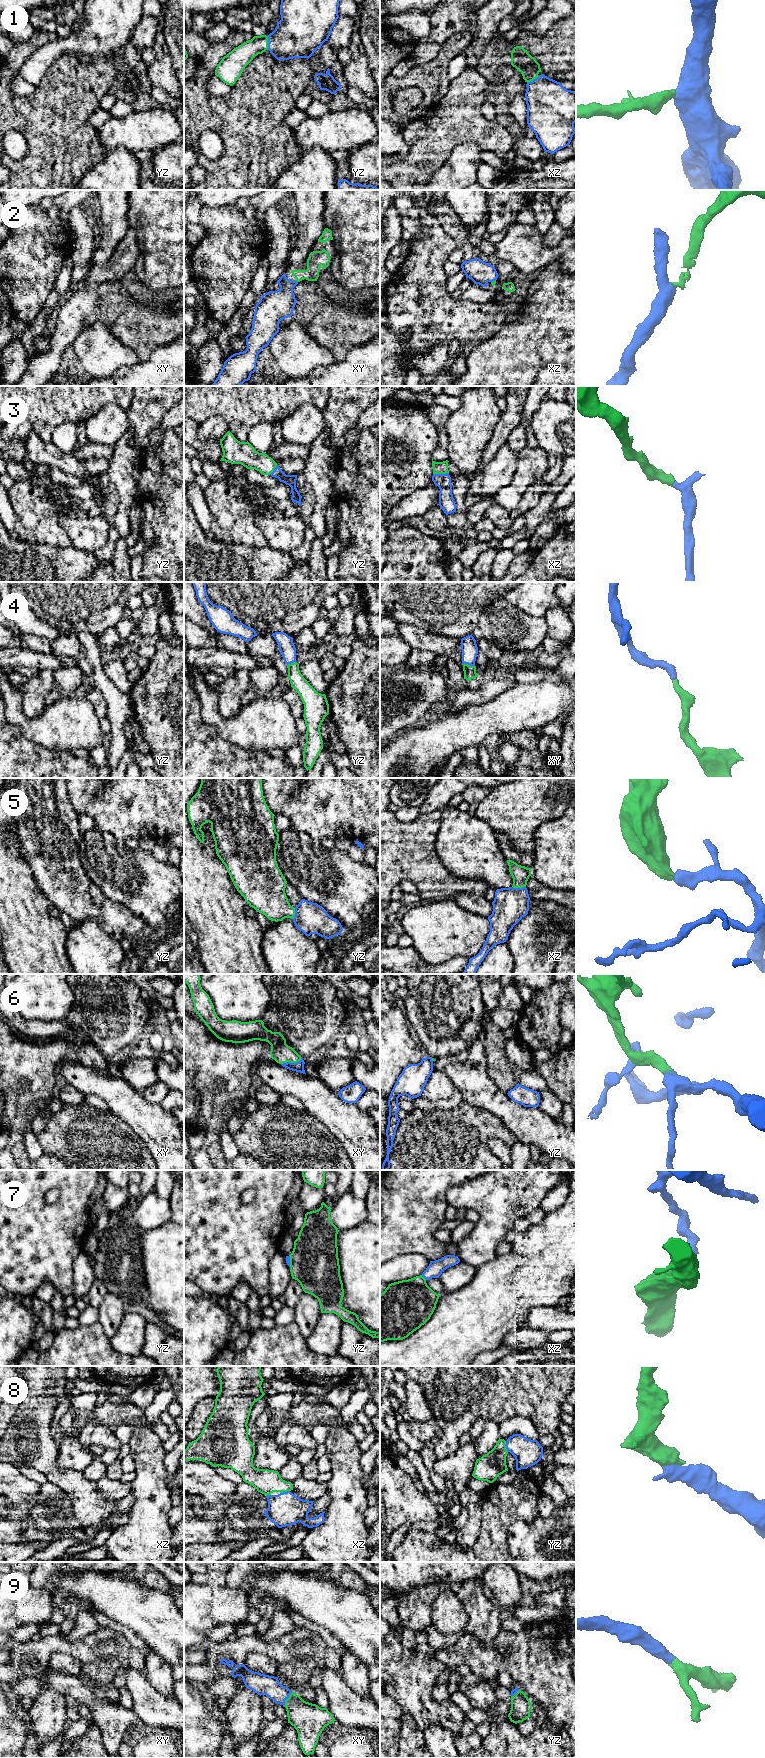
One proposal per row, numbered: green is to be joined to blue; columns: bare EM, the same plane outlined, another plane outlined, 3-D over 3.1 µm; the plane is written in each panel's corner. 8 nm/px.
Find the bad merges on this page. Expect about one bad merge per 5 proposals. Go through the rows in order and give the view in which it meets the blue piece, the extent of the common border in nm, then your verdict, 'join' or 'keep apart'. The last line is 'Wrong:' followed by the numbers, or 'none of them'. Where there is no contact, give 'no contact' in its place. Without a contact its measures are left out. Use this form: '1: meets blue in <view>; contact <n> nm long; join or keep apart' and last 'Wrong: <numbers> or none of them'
1: meets blue in yz; contact 110 nm long; join
2: meets blue in xy; contact 30 nm long; join
3: meets blue in xz; contact 130 nm long; join
4: meets blue in xy; contact 110 nm long; join
5: meets blue in xz; contact 110 nm long; join
6: meets blue in xy; contact 180 nm long; join
7: meets blue in xz; contact 60 nm long; keep apart
8: meets blue in yz; contact 90 nm long; join
9: meets blue in xy; contact 130 nm long; join
Wrong: 7

